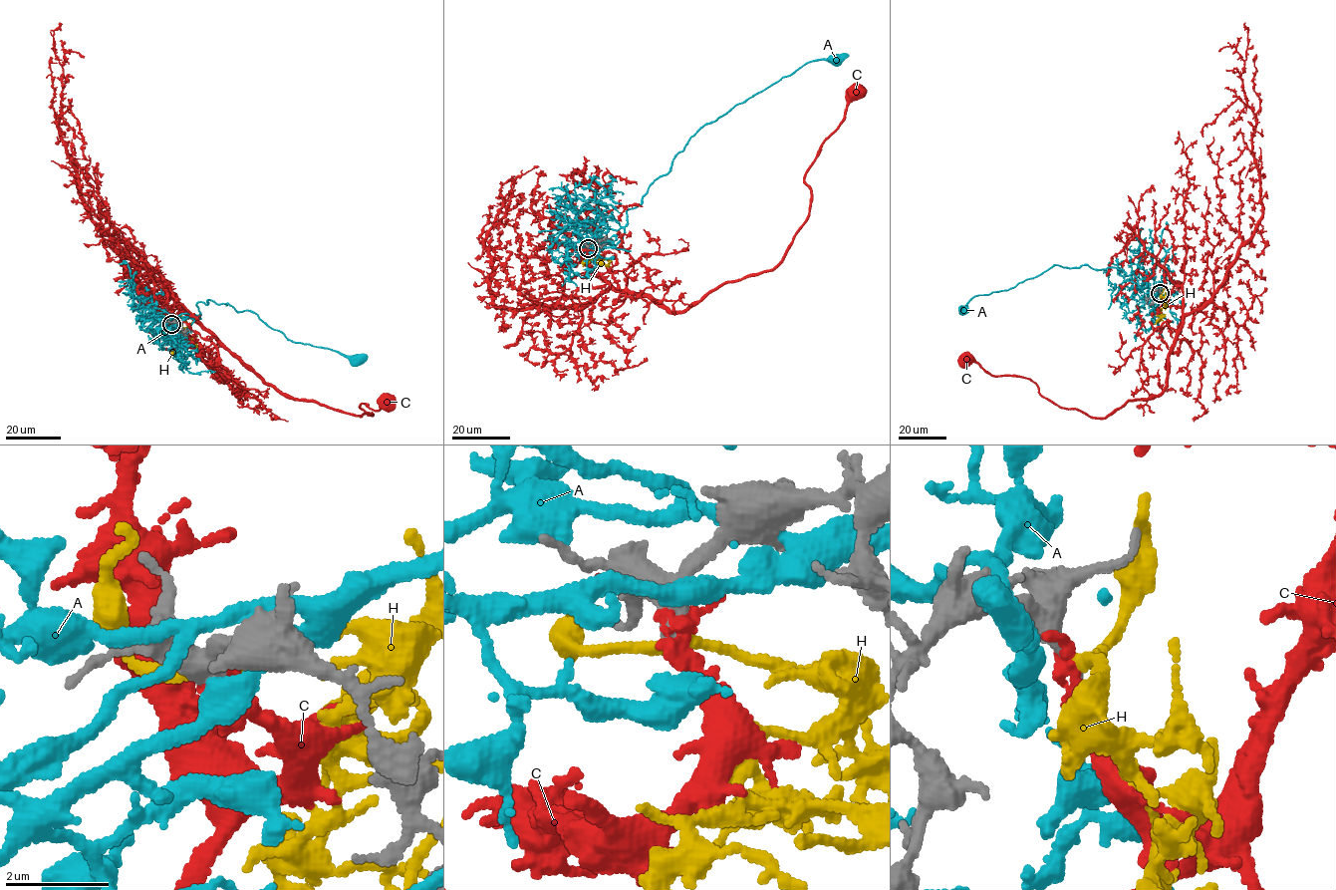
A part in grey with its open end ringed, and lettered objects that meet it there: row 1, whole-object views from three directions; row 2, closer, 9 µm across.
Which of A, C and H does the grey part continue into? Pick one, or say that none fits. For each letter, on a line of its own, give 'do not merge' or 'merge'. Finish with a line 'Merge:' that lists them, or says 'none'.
A: do not merge
C: merge
H: do not merge
Merge: C

